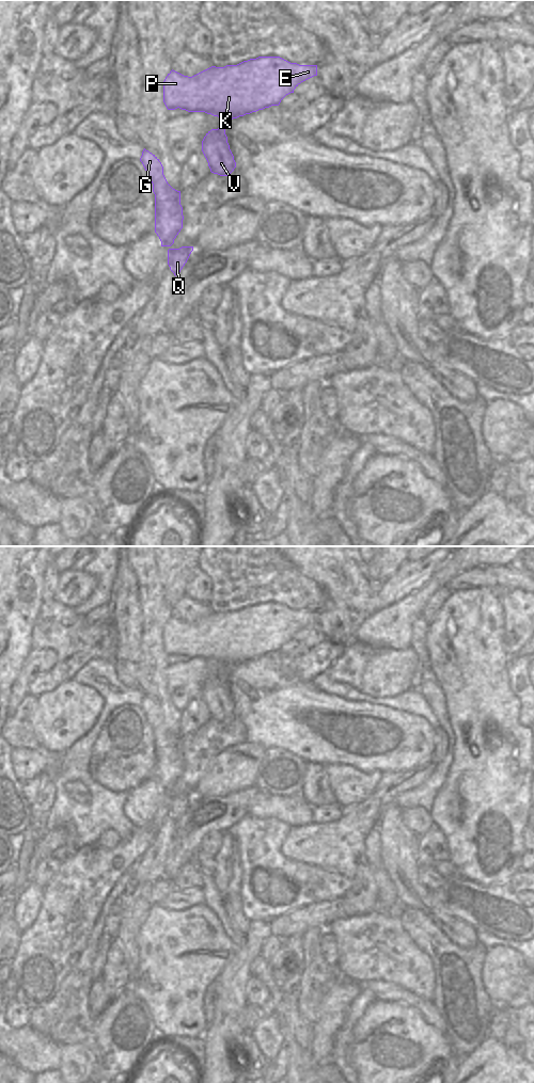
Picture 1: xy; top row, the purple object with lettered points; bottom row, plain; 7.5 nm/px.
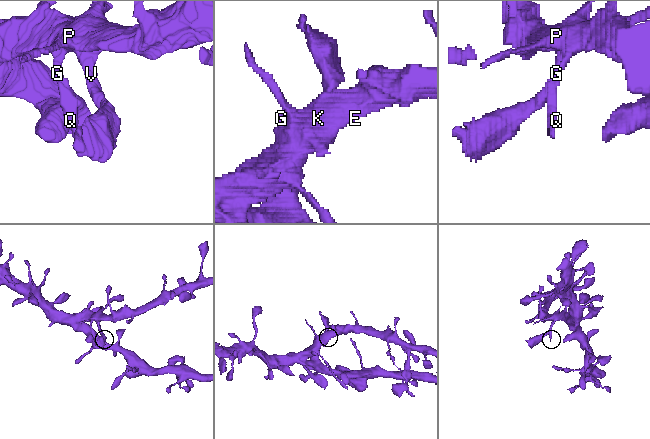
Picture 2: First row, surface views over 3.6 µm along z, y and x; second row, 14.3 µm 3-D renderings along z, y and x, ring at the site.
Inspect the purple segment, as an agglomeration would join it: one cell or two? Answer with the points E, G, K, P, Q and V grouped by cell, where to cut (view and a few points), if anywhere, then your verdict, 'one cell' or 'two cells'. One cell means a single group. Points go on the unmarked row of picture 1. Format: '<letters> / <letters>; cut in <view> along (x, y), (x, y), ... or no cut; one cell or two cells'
E G K P Q V; no cut; one cell

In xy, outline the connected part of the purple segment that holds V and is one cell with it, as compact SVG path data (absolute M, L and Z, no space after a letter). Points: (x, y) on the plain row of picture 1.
M223 672L211 675L206 680L202 687L202 698L210 718L214 720L229 722L236 714Z

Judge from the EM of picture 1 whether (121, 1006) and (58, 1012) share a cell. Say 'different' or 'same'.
same

